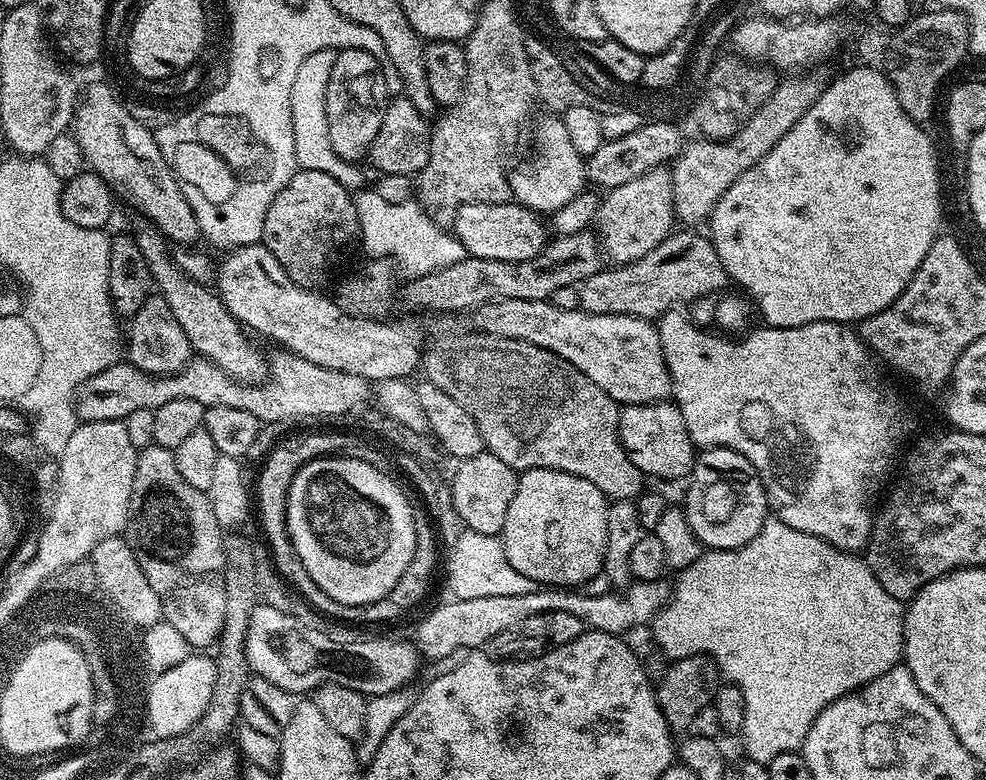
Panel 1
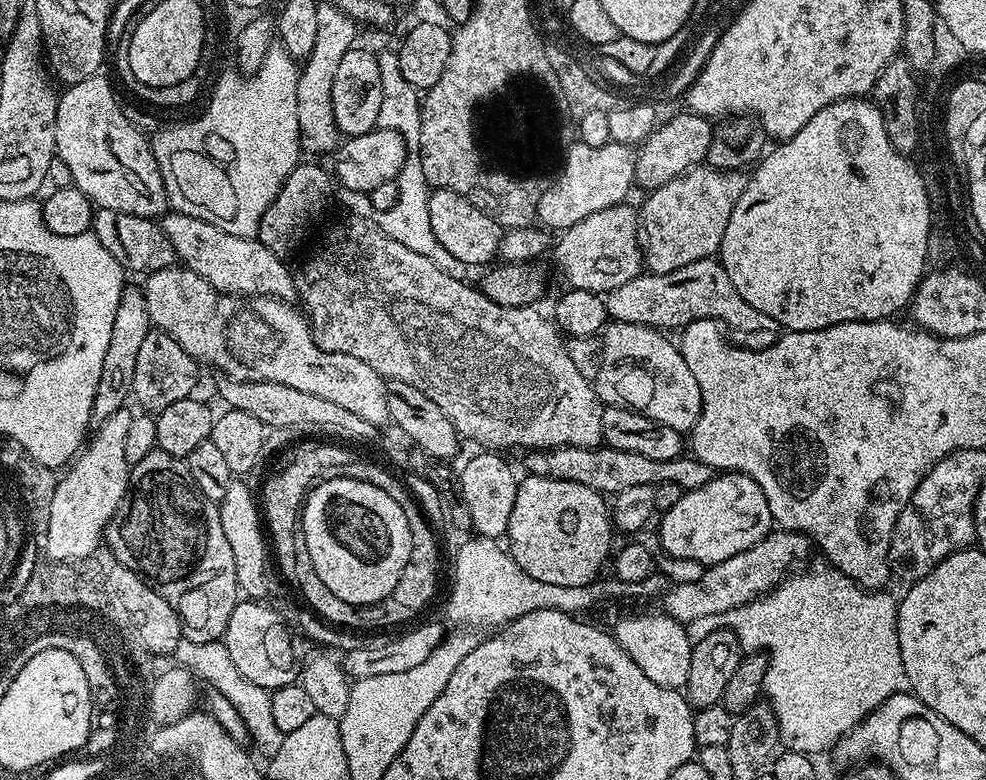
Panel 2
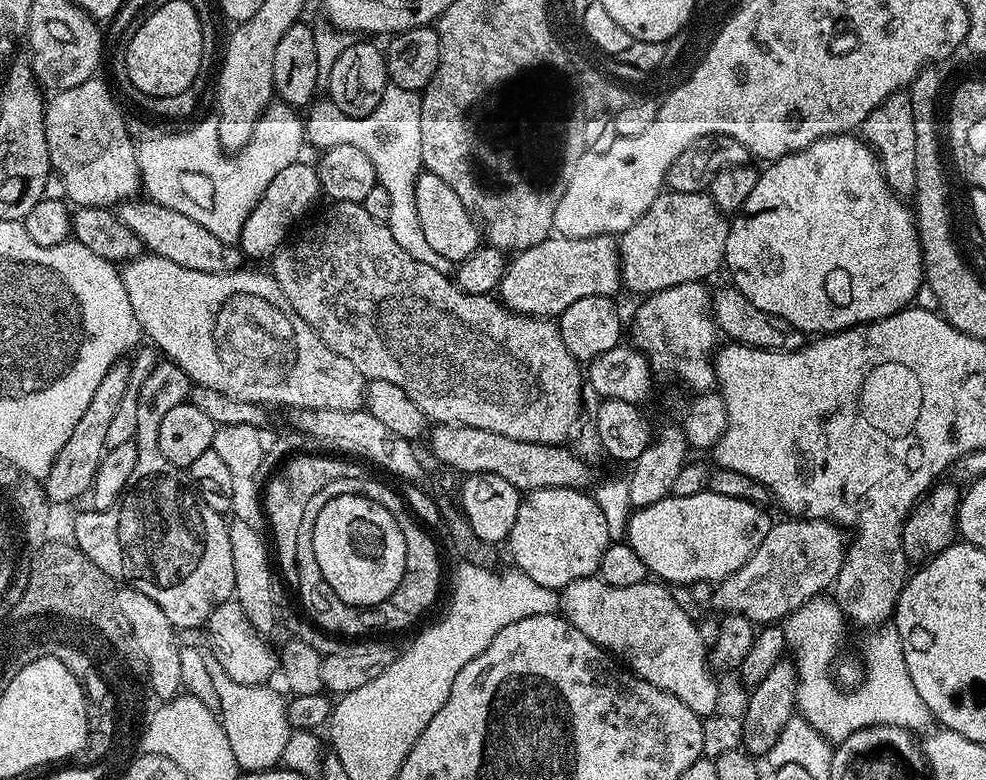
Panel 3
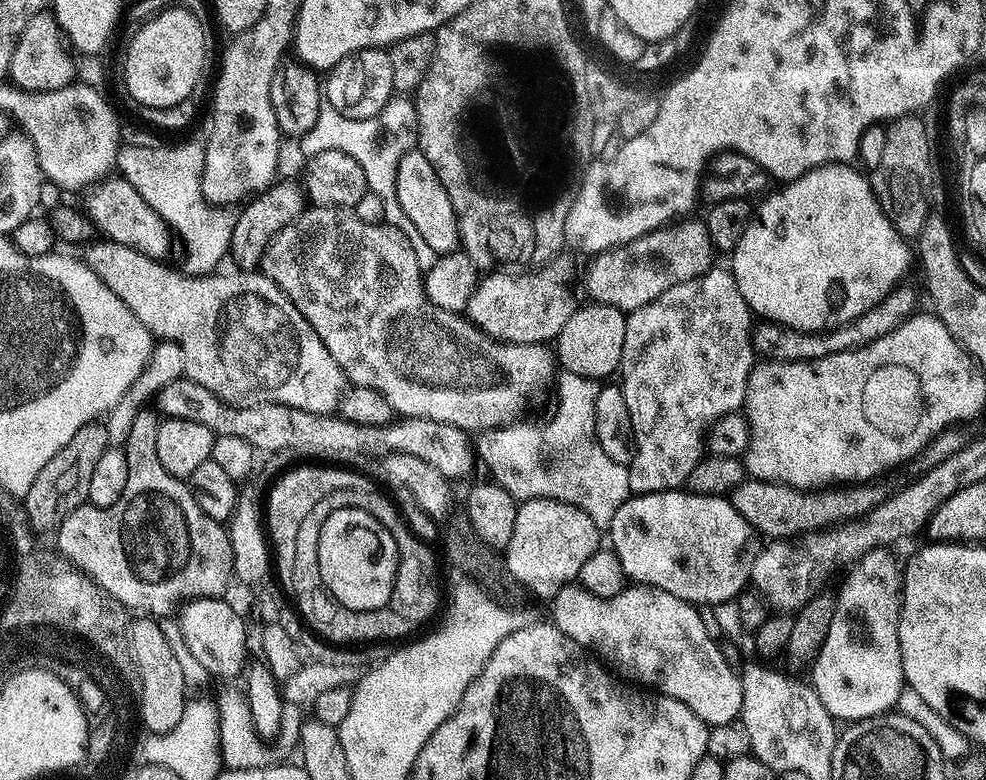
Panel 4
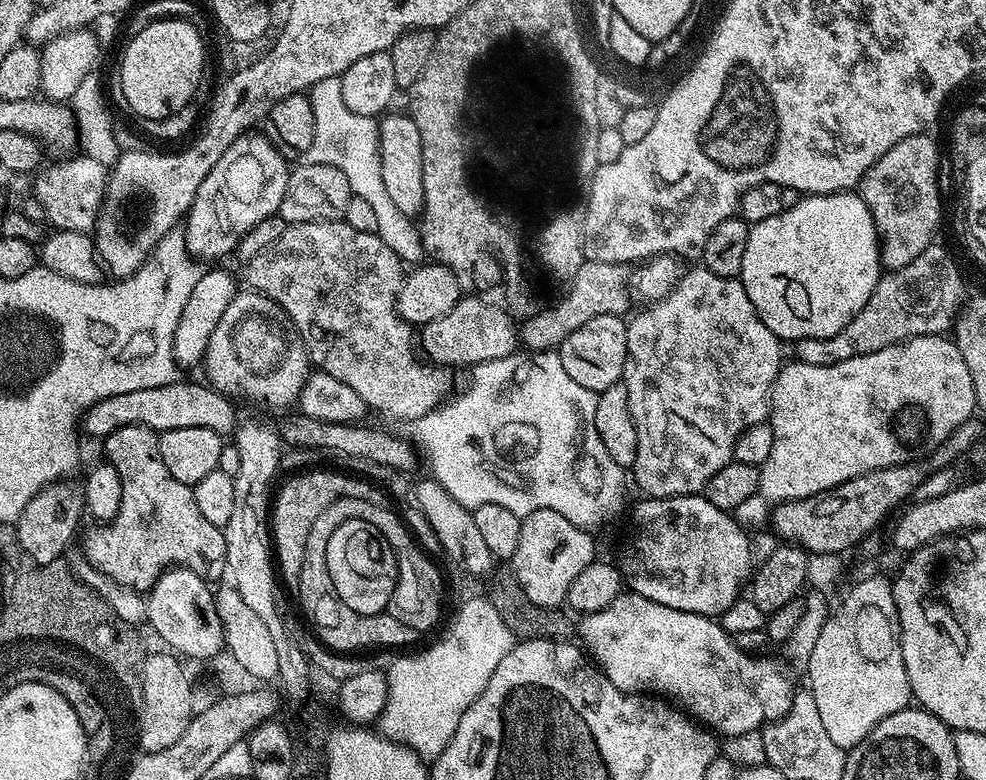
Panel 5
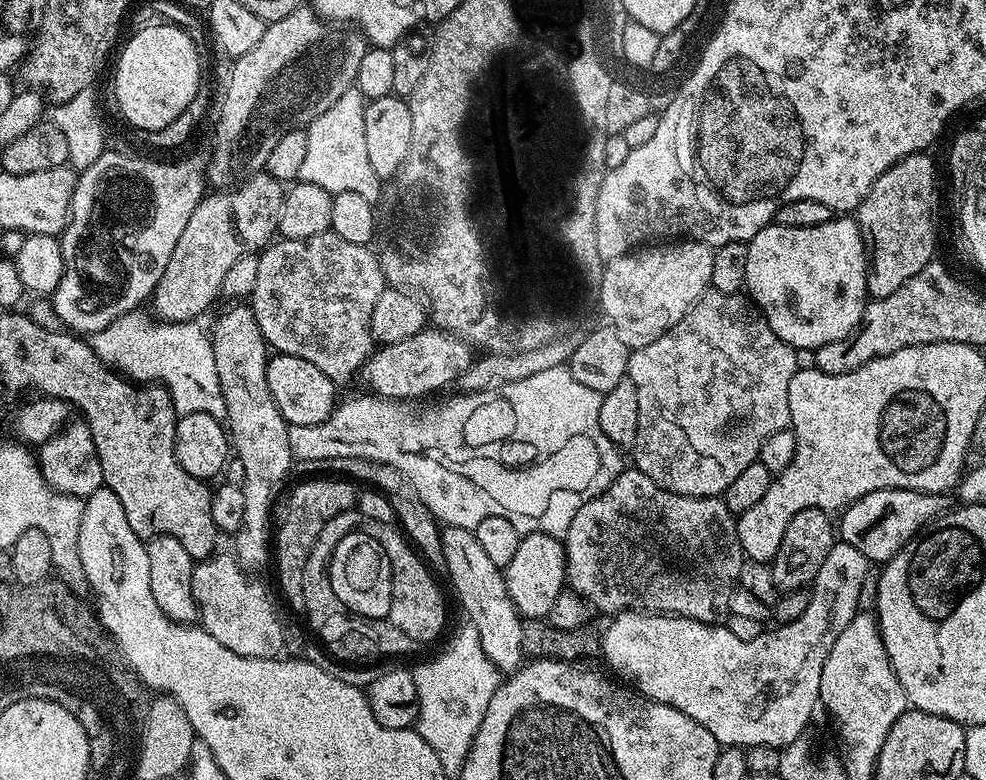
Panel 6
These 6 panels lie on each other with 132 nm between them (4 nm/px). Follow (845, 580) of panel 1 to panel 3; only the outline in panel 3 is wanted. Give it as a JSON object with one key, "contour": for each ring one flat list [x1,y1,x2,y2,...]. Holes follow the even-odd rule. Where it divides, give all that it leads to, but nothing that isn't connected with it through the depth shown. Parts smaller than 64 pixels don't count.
{"contour":[[824,594,808,601,796,612,791,612,783,621,782,627,789,649,793,653,796,651,794,661,799,673,795,711,833,745,841,744,843,740,850,738,850,734,870,726,896,724,913,734,931,729,934,724,933,714,926,702,918,698,914,682,910,682,902,638,895,623,879,625,867,633,868,641,864,644,865,661,863,660,866,665,866,679,863,683,855,690,845,690,838,686,834,679,832,659,844,640,844,624,846,625,846,617,840,611,840,605]]}

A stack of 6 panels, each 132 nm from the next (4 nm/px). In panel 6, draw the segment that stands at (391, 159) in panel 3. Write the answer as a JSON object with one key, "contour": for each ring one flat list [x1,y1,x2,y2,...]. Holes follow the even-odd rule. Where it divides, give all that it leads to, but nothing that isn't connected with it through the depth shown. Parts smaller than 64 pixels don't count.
{"contour":[[342,94,328,110,310,121,306,129,306,158,300,172,303,183,317,184,333,194,351,190,367,200,379,201,382,180,374,174,374,166,370,166,370,158,366,154,365,103,363,96]]}

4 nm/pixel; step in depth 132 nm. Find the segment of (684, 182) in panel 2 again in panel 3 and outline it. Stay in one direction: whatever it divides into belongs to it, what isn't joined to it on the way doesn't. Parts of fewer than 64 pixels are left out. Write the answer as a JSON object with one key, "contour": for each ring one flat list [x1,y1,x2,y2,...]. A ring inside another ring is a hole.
{"contour":[[665,190,619,237,620,272,621,281,625,289,637,292,637,297,643,298,654,292,661,292,670,286,682,286,683,284,695,284,707,281,707,276,712,276,716,271,721,271,726,254,726,238,730,220,721,212,717,204,712,200,707,191,702,192,673,192]]}

